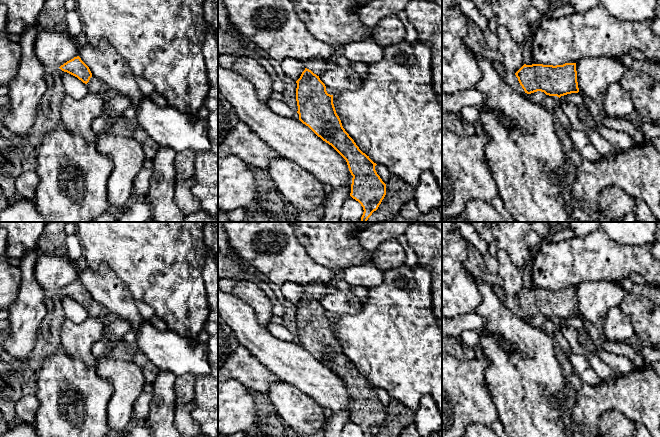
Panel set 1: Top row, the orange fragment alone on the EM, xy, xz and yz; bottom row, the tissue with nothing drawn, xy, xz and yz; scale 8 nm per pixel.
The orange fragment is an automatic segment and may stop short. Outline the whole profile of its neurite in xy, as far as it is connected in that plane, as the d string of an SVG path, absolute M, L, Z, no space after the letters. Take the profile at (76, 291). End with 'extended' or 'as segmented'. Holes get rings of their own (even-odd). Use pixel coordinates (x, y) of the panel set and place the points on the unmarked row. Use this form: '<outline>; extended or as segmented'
M79 280L67 285L59 292L85 307L89 316L101 317L108 320L111 318L110 310L104 305L93 300L89 291L81 284Z; extended

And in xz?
M309 283L302 285L305 294L296 305L296 325L299 344L308 350L318 361L331 369L347 386L352 402L350 420L363 431L363 437L373 437L381 428L386 419L386 408L375 394L374 387L369 380L363 377L342 350L333 328L333 319L326 315L325 308L319 300L332 293L333 288L328 284Z; extended

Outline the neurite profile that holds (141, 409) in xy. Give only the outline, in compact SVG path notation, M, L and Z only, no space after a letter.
M145 383L142 392L134 403L133 413L134 420L146 421L152 400L153 385L152 383Z

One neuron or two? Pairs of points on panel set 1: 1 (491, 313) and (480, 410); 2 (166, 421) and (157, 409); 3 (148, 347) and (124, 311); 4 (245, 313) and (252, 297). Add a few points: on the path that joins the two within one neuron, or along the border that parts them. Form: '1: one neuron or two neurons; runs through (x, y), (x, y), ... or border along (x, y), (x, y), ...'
1: two neurons; border along (483, 357), (488, 363), (485, 372), (486, 385)
2: one neuron; runs through (163, 418), (160, 412)
3: two neurons; border along (145, 319), (135, 331)
4: two neurons; border along (231, 293), (243, 300), (253, 310), (261, 325)

